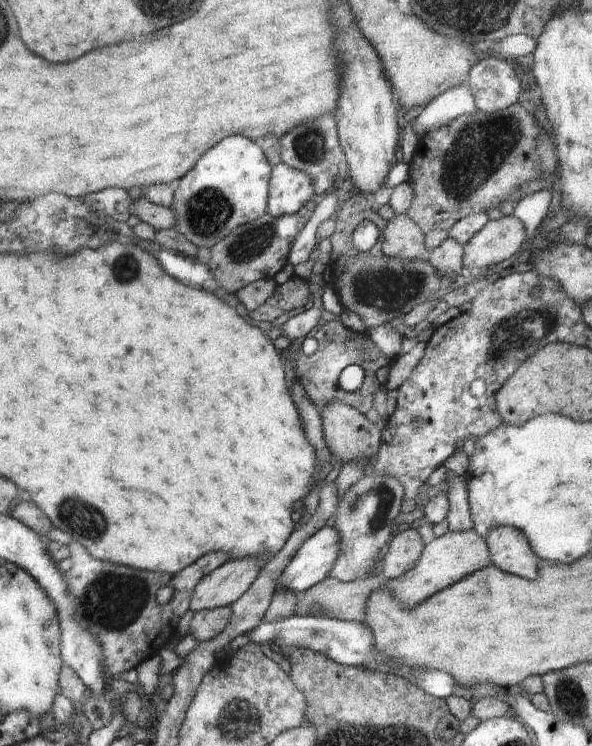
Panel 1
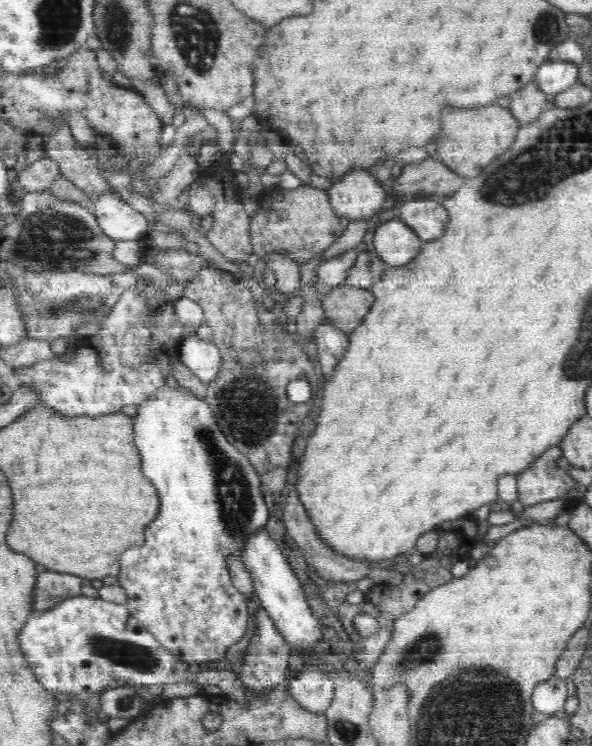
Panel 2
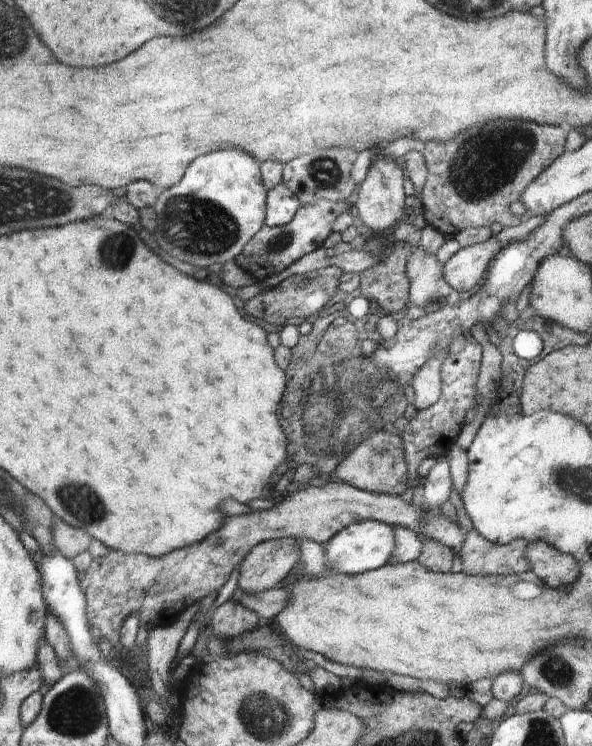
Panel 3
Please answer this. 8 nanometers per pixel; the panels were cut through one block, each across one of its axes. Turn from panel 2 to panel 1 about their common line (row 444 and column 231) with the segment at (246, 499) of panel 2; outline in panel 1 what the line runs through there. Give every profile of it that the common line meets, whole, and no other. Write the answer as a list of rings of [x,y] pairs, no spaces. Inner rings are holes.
[[[236,134],[226,136],[180,179],[169,206],[174,212],[173,229],[199,248],[212,248],[222,236],[228,236],[238,226],[253,222],[268,211],[272,171],[273,167],[257,141]]]

